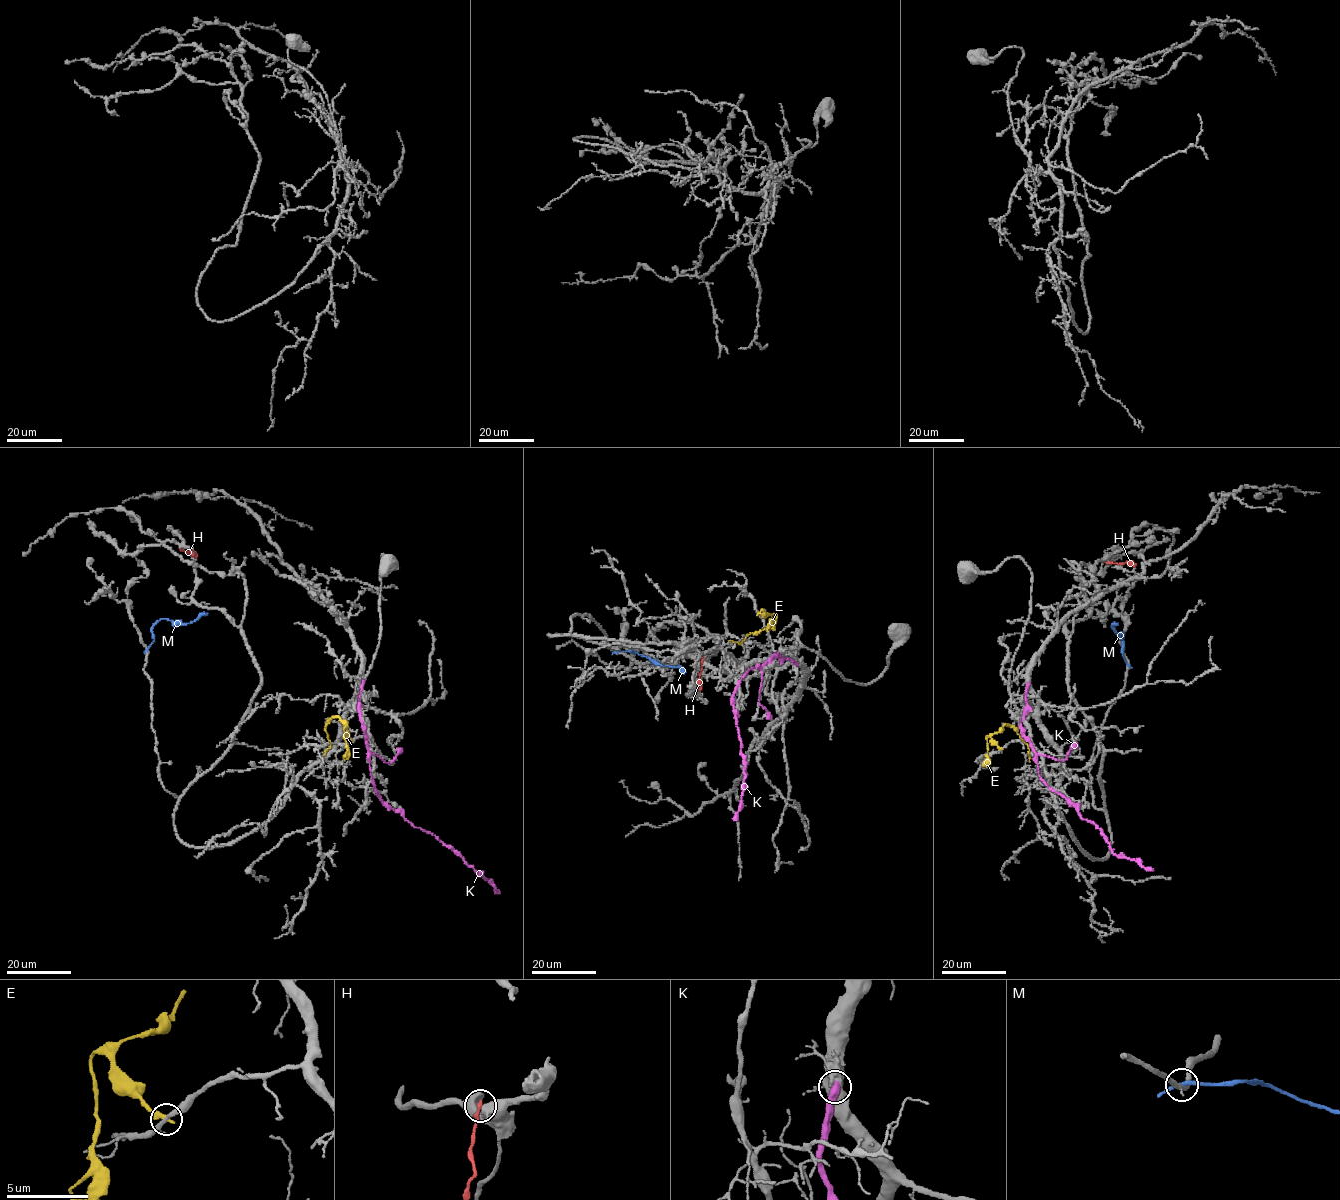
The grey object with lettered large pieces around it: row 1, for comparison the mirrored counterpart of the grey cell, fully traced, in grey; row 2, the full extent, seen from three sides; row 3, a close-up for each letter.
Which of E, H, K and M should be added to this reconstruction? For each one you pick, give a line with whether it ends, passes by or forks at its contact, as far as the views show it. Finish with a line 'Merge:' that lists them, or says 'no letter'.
Merge: no letter

